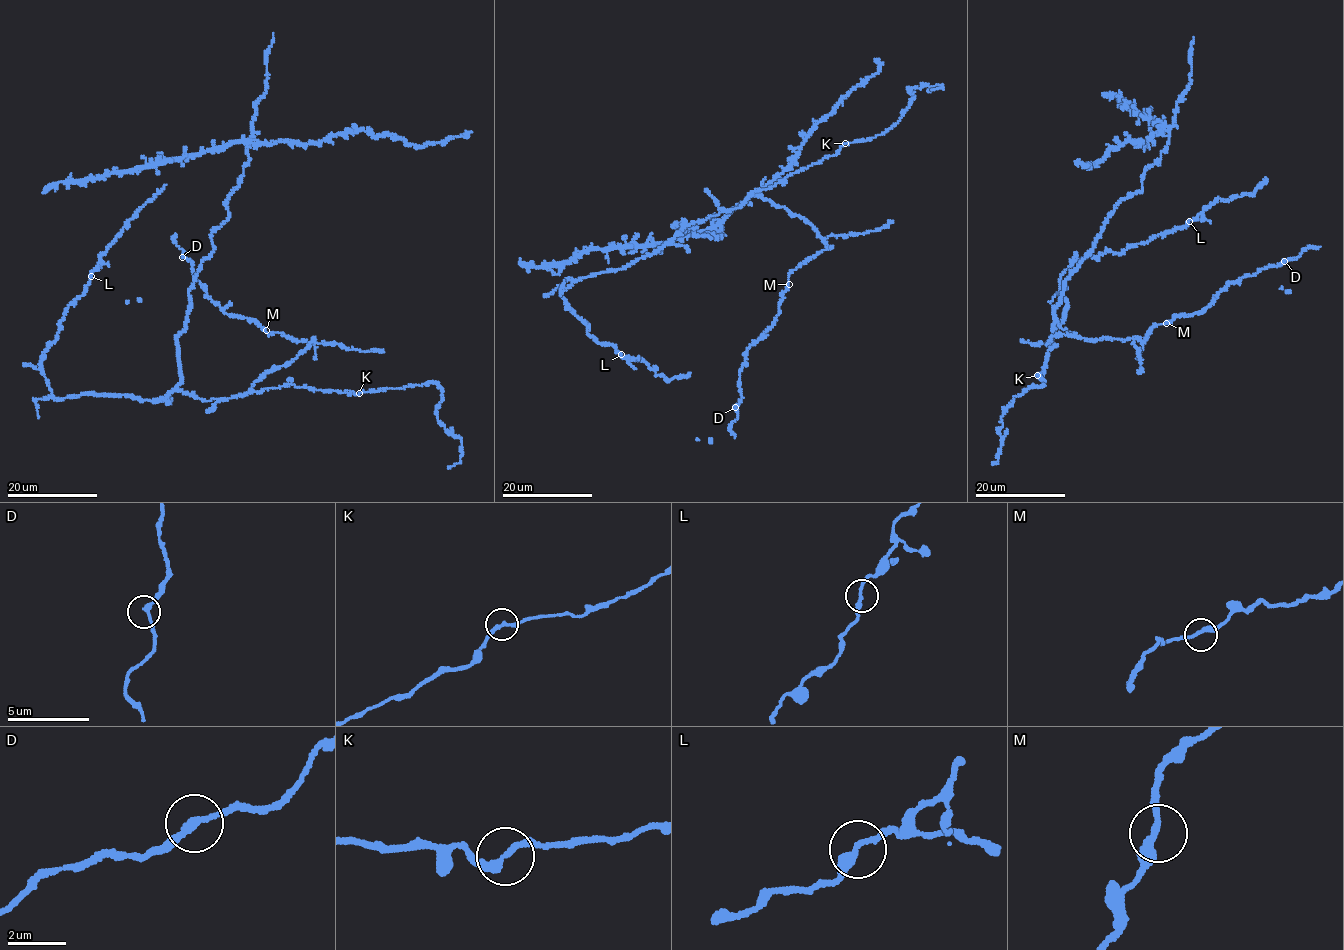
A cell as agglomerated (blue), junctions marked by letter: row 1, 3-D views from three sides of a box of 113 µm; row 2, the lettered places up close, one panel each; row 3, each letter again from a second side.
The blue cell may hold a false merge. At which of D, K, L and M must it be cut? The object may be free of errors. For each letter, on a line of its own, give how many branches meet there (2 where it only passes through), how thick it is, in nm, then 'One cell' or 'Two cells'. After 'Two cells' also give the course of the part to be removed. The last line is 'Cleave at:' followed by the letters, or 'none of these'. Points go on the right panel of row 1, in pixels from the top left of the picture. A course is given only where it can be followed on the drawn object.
D: Branches: 2. Thickness 220 nm. One cell
K: Branches: 2. Thickness 240 nm. One cell
L: Branches: 2. Thickness 240 nm. One cell
M: Branches: 2. Thickness 240 nm. One cell
Cleave at: none of these

